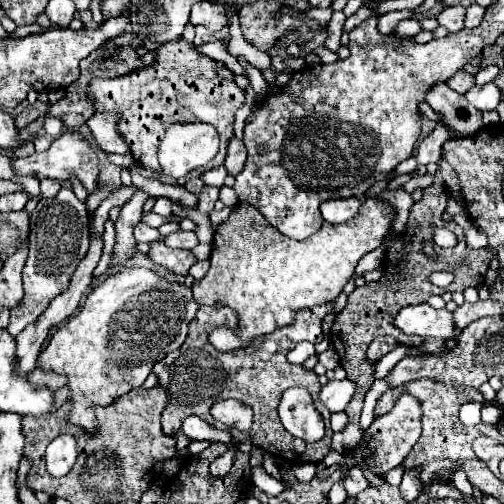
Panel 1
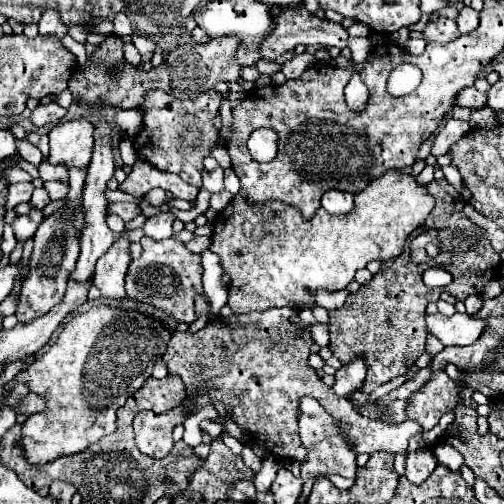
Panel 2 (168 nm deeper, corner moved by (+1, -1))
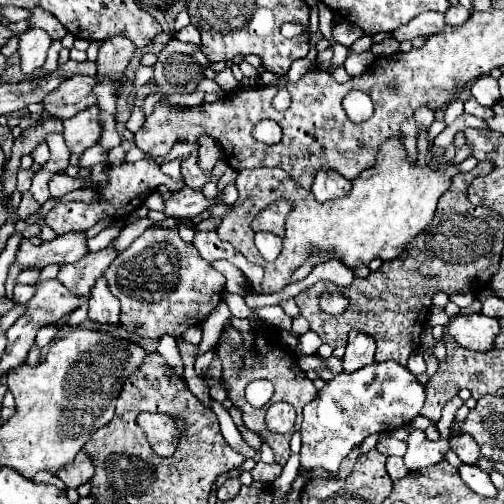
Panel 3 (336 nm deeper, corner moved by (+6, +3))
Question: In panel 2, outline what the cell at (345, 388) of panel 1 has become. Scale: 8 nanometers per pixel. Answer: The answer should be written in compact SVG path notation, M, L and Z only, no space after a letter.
M358 355L358 357L354 357L354 361L350 361L338 369L336 383L332 389L340 397L346 397L354 389L360 389L364 379L366 379L366 365L362 361L362 355Z

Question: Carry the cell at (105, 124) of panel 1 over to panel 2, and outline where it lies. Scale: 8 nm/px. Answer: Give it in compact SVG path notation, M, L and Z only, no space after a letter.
M130 109L130 111L118 111L116 115L116 123L122 131L122 135L134 135L138 125L142 125L142 113L138 109Z

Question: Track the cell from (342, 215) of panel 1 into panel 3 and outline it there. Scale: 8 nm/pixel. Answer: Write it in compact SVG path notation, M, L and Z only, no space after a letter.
M317 173L315 183L311 187L311 193L319 203L345 197L349 191L351 191L351 183L337 173Z

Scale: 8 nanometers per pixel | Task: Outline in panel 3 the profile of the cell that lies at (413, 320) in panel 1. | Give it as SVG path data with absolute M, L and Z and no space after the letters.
M455 315L445 325L447 333L465 349L489 351L493 349L493 339L499 333L497 319L487 315Z

